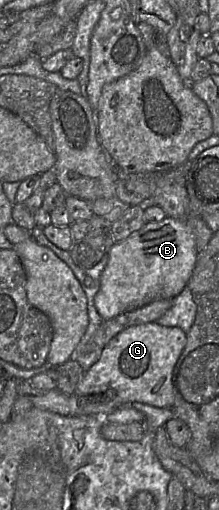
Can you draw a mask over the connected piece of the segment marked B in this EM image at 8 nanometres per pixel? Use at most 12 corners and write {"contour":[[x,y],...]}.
{"contour":[[183,221],[115,242],[94,297],[108,320],[187,286],[197,260]]}

